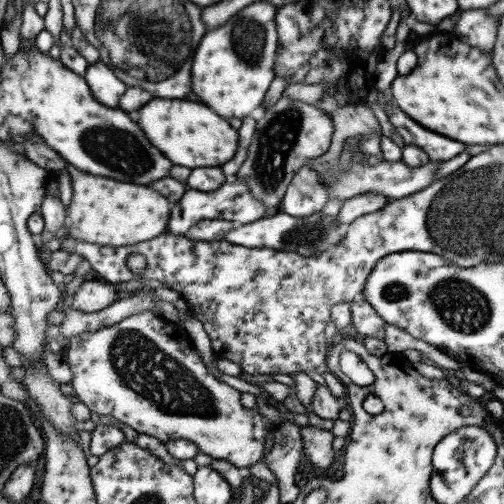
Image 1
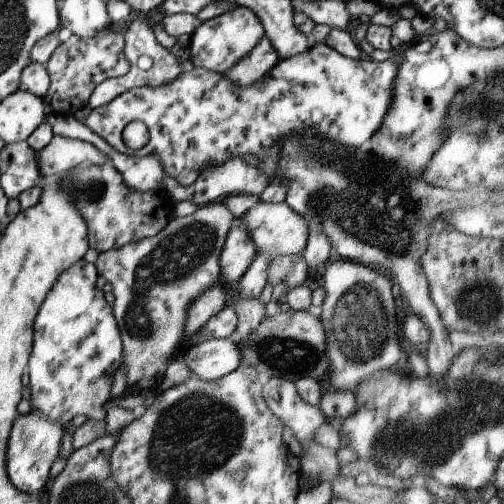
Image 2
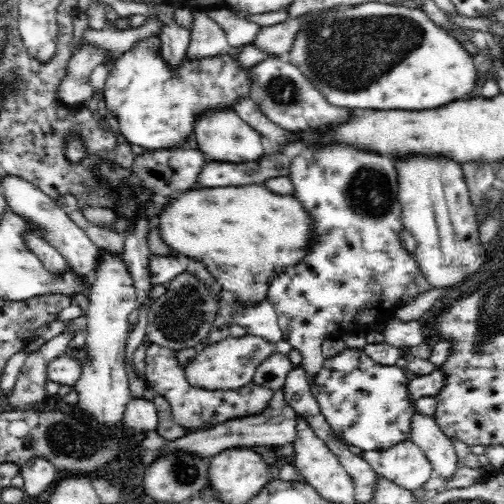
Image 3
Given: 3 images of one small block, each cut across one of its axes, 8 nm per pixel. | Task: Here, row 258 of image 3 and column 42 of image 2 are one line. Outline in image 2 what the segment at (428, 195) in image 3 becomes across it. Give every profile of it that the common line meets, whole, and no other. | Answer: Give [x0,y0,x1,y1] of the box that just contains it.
[5,410,65,494]

